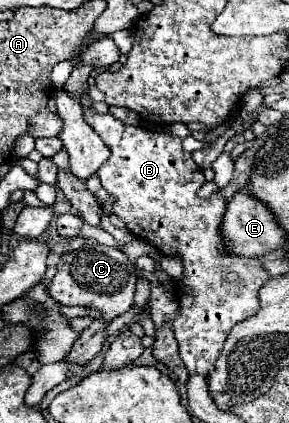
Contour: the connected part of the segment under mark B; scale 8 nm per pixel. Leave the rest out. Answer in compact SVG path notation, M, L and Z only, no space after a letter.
M89 91L81 95L81 107L85 121L111 149L109 161L97 175L107 193L117 197L113 213L123 219L135 237L149 241L163 255L179 257L185 265L185 277L179 281L177 293L181 311L173 323L173 333L189 375L199 373L207 377L215 369L215 359L233 325L257 313L259 287L271 275L257 259L229 257L225 253L219 225L227 203L221 193L213 193L207 199L197 195L205 177L191 153L183 151L177 135L153 133L125 125L111 113L97 113Z

